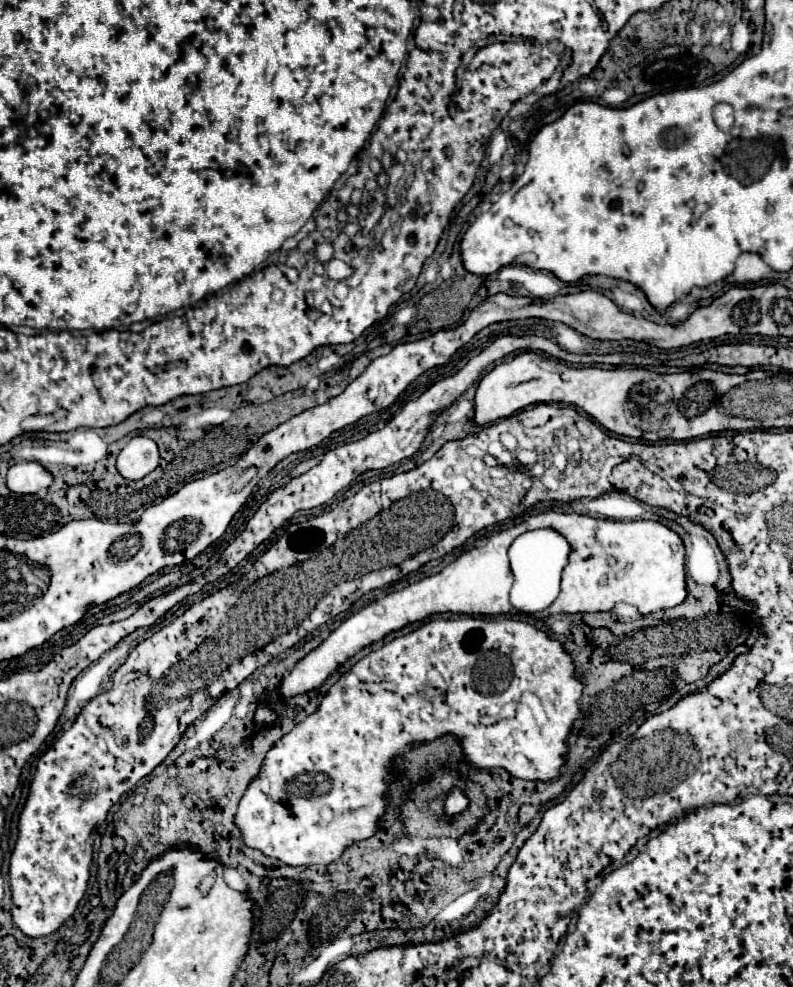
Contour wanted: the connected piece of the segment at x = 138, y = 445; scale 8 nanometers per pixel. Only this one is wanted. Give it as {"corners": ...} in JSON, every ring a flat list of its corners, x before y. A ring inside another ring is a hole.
{"corners":[[133,436,117,458,119,474,129,480,141,480,157,466,159,466,157,444,145,436]]}

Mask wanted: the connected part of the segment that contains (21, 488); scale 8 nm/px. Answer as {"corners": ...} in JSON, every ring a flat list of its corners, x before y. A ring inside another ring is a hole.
{"corners":[[19,462,7,472,7,486,15,494,35,494,41,488,49,488,53,476,39,462]]}

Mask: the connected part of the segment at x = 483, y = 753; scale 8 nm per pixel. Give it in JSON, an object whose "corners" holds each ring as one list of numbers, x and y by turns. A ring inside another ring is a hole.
{"corners":[[461,616,461,618,437,618,437,620,429,620,425,624,421,624,419,628,411,630,409,634,397,636,391,642,387,642,385,646,377,648,375,652,367,654,365,658,361,658,359,662,355,662,345,674,341,674,341,678,325,692,325,696,319,702,319,708,309,714,303,722,299,722,291,732,287,732,285,736,281,736,281,740,277,744,273,744,261,764,259,774,249,782,247,790,243,792,243,798,237,804,237,814,235,814,235,826,241,832,241,840,249,846,255,848,259,852,263,852,269,858,279,860,281,864,287,866,311,866,311,864,329,864,333,860,337,860,347,842,359,842,365,840,369,836,373,836,379,830,379,818,385,812,385,794,387,794,387,780,391,778,387,764,391,758,395,758,397,754,409,750,411,742,429,742,437,736,443,736,447,732,453,732,455,736,459,736,463,742,463,750,465,750,465,758,467,762,475,764,477,768,505,768,511,776,515,778,523,778,523,780,539,780,539,782,549,782,561,776,561,768,567,764,567,756,569,756,569,744,567,738,571,734,571,726,573,722,581,716,579,710,579,700,583,696,585,684,581,680,581,674,577,674,577,668,571,660,571,654,563,648,563,642,557,638,551,638,547,632,535,628,529,622,523,620,511,620,511,618,501,618,501,620,493,620,493,618,475,618,475,616],[523,692,533,692,541,702,543,708,549,716,549,722,545,726,539,726,537,720,533,718,533,712,527,704,519,702]]}

